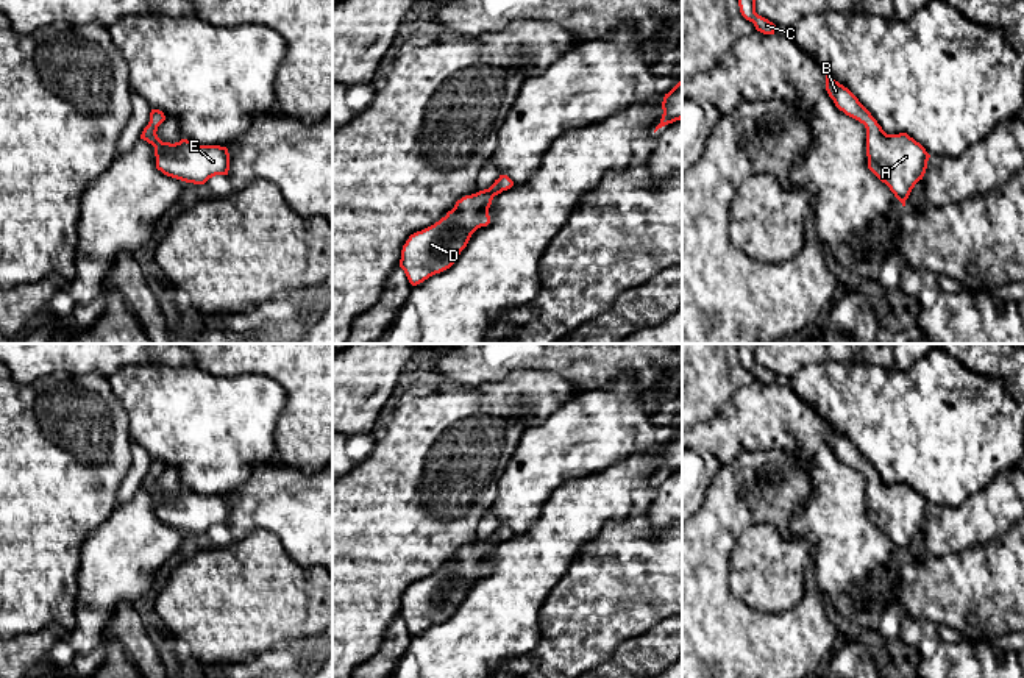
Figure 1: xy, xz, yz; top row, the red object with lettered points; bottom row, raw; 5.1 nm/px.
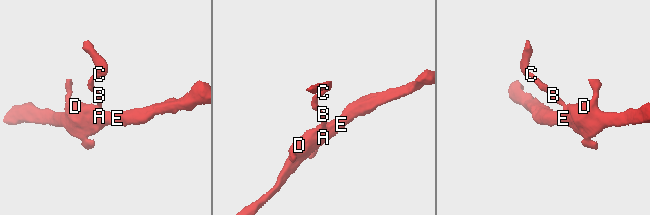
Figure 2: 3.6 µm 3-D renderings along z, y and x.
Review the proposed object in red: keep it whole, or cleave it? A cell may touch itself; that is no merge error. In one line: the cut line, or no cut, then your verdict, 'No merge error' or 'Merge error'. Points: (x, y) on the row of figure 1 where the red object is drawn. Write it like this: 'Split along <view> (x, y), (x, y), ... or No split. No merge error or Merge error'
No split. No merge error

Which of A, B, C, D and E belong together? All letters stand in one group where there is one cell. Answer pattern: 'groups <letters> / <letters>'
groups A B C D E

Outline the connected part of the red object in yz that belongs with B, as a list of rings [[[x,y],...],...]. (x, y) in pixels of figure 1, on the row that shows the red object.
[[[829,73],[826,91],[840,111],[865,125],[868,169],[905,206],[912,189],[926,173],[930,155],[907,133],[887,134],[859,98]]]

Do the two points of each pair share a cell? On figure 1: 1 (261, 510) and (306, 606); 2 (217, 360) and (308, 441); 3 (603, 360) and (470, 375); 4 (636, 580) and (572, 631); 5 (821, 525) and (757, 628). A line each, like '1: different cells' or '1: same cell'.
1: different cells
2: same cell
3: same cell
4: same cell
5: different cells

